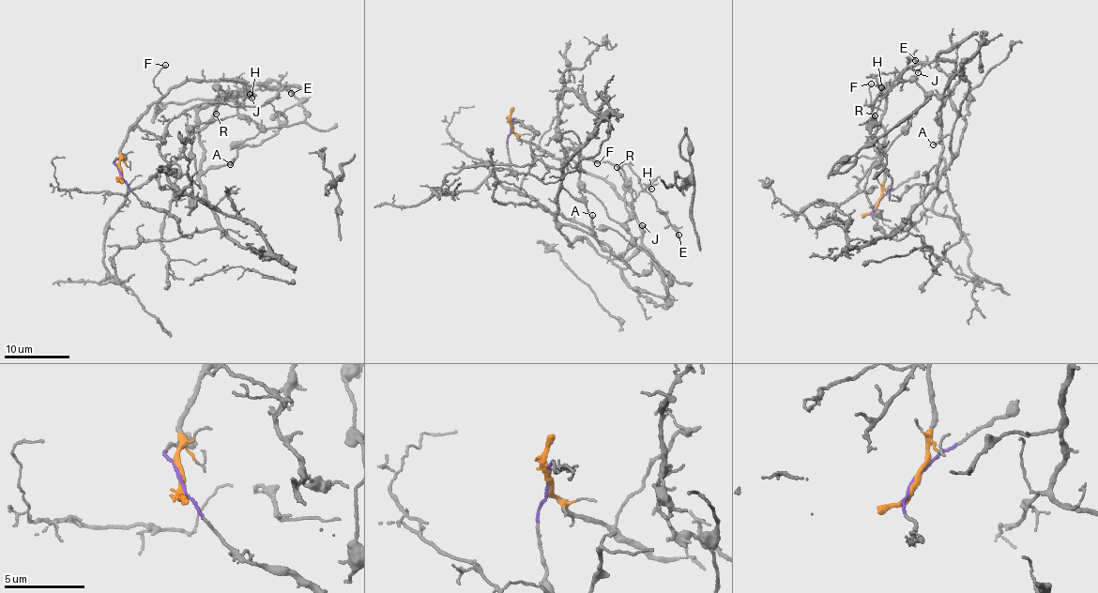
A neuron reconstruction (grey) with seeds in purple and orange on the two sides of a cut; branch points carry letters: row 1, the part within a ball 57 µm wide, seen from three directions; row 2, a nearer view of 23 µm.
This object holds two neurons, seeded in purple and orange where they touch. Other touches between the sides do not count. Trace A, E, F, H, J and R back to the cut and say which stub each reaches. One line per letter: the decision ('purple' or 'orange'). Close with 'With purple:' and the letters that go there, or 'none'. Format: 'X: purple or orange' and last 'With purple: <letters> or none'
A: purple
E: purple
F: orange
H: orange
J: orange
R: purple
With purple: A, E, R

